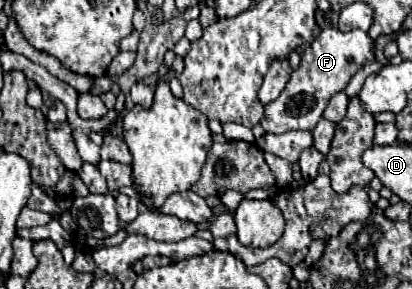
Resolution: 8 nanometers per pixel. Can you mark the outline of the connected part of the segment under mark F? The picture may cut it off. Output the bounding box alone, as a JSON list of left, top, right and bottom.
[260,27,372,133]

